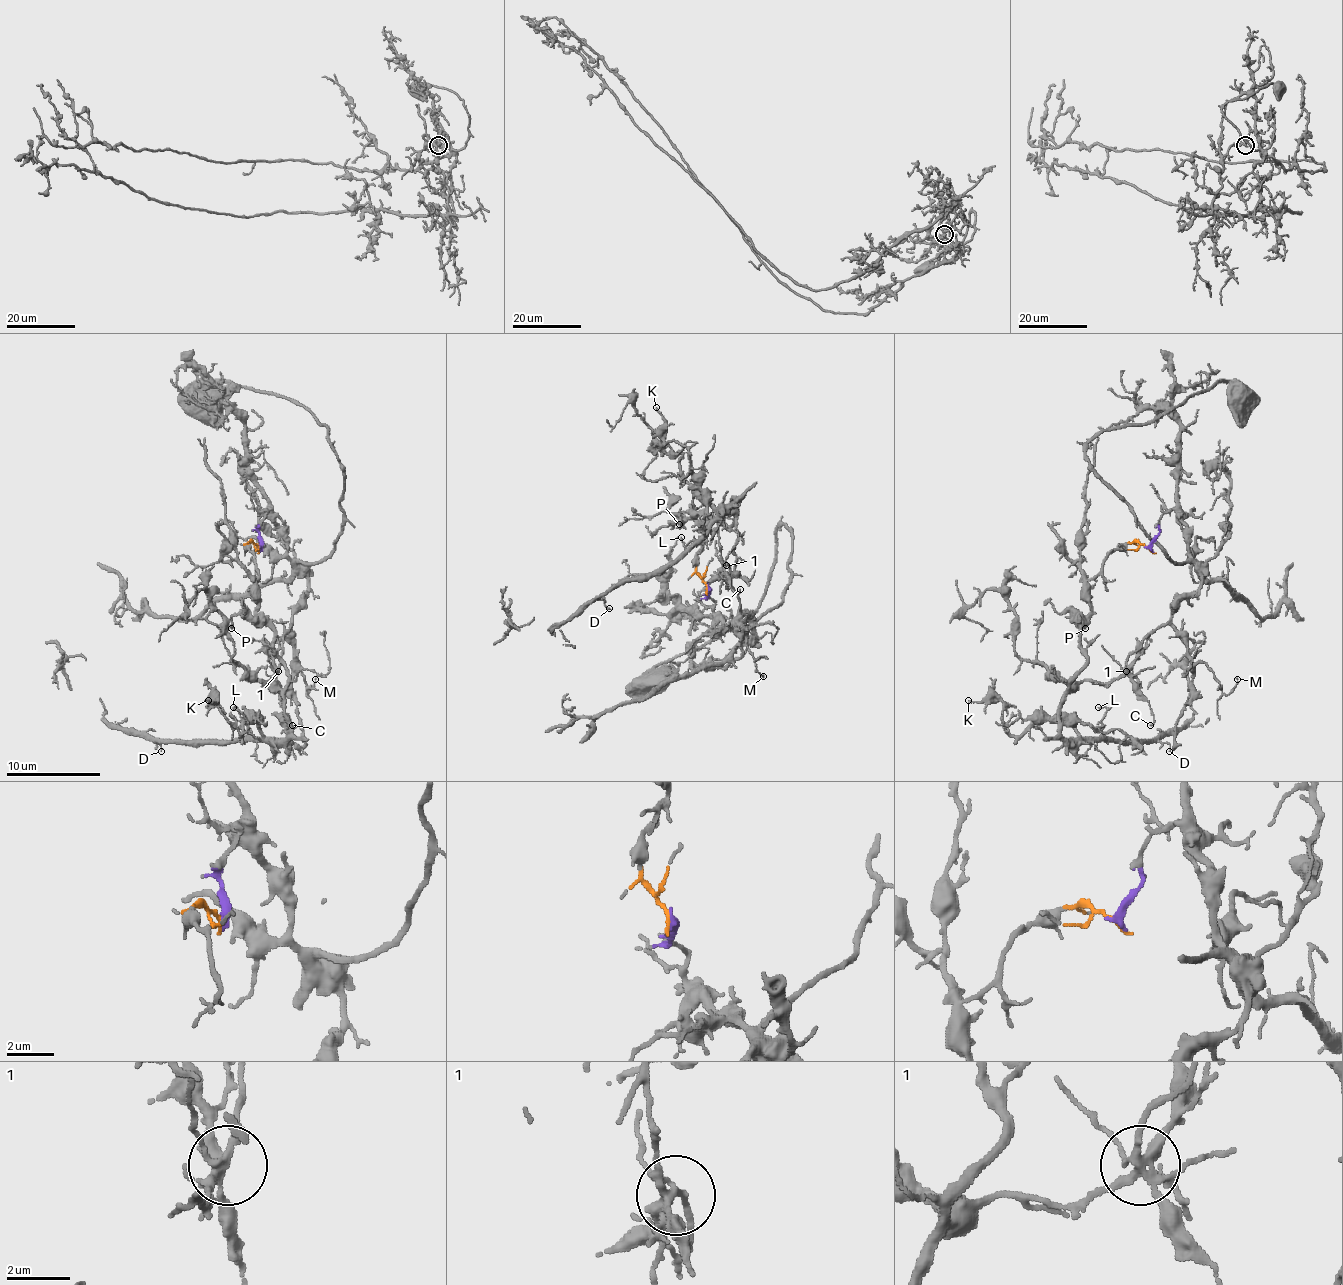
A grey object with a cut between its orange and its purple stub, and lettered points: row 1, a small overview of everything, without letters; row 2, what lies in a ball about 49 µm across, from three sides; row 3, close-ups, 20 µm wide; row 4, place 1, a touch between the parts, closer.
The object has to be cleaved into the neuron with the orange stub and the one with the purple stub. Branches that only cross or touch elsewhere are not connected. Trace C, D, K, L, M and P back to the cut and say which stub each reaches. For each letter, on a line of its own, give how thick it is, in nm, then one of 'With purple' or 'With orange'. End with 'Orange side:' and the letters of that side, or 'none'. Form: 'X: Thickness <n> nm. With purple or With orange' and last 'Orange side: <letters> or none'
C: Thickness 110 nm. With purple
D: Thickness 100 nm. With orange
K: Thickness 140 nm. With orange
L: Thickness 110 nm. With orange
M: Thickness 100 nm. With purple
P: Thickness 160 nm. With orange
Orange side: D, K, L, P

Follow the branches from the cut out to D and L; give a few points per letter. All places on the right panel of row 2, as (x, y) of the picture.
D: (1149, 549), (1119, 544), (1090, 587), (1079, 634), (1086, 662), (1060, 709), (1060, 735), (1166, 742), (1168, 751)
L: (1149, 549), (1119, 544), (1090, 587), (1086, 662), (1060, 735), (1097, 737), (1107, 709), (1097, 707)

